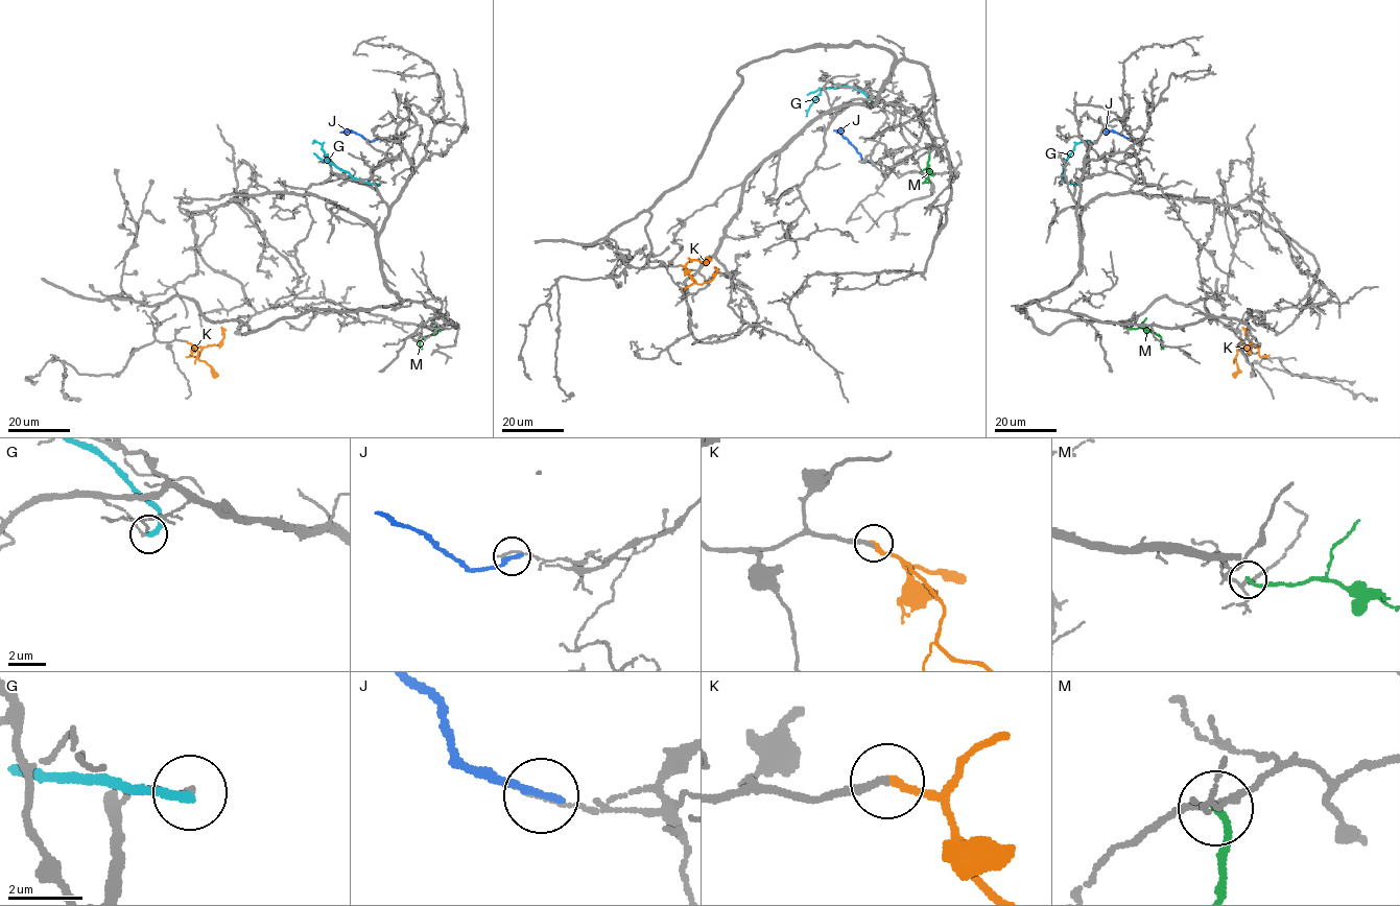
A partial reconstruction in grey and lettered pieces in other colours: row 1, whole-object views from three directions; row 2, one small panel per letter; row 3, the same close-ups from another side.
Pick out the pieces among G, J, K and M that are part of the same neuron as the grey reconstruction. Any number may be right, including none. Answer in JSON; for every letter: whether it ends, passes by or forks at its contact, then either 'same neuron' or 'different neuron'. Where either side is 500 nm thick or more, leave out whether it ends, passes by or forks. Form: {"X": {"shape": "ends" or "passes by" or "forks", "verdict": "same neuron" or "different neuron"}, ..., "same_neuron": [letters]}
{"G": {"shape": "ends", "verdict": "different neuron"}, "J": {"shape": "ends", "verdict": "different neuron"}, "K": {"shape": "ends", "verdict": "same neuron"}, "M": {"shape": "ends", "verdict": "different neuron"}, "same_neuron": ["K"]}

